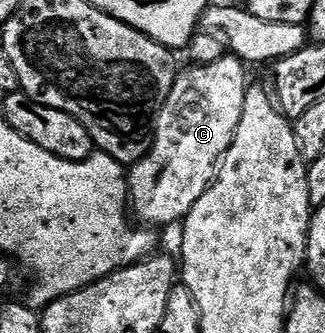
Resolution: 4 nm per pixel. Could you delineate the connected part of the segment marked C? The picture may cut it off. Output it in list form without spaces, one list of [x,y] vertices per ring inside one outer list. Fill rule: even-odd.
[[[226,54],[218,62],[210,62],[209,64],[198,64],[188,66],[188,69],[181,71],[176,77],[174,86],[170,90],[170,94],[166,98],[166,102],[162,106],[162,110],[156,115],[156,127],[152,133],[152,148],[147,152],[139,162],[131,165],[130,171],[127,173],[128,178],[128,199],[130,201],[131,211],[136,211],[137,221],[143,222],[148,226],[156,226],[152,224],[172,224],[183,221],[188,215],[190,209],[194,206],[194,202],[198,202],[198,198],[202,198],[202,194],[206,191],[212,181],[216,178],[216,173],[220,167],[220,161],[223,160],[228,152],[228,147],[234,142],[234,134],[238,130],[238,122],[242,122],[242,102],[246,98],[250,81],[244,77],[246,65],[243,60],[239,60],[236,56]]]

